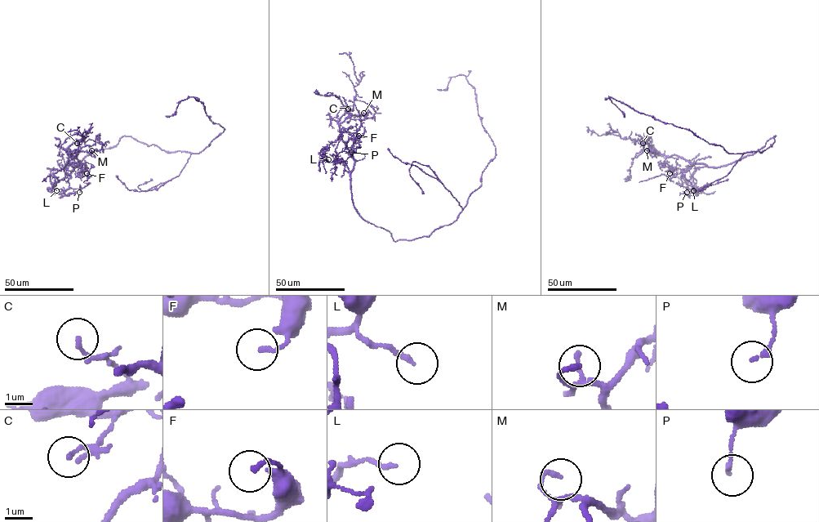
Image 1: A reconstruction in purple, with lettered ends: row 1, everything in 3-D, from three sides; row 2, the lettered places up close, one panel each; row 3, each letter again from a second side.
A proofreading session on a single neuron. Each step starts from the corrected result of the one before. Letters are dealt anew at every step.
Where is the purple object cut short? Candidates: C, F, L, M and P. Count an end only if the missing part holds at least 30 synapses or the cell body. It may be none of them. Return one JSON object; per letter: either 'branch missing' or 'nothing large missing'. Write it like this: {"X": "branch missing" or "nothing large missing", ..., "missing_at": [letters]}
{"C": "nothing large missing", "F": "nothing large missing", "L": "nothing large missing", "M": "nothing large missing", "P": "nothing large missing", "missing_at": []}

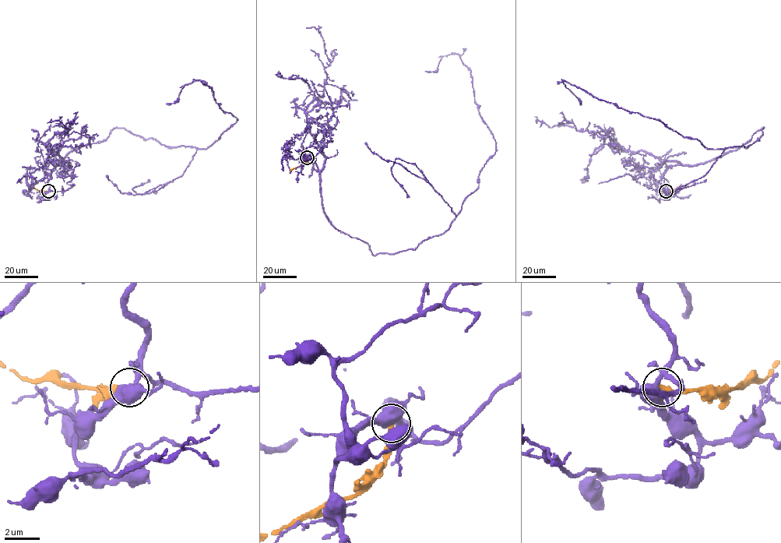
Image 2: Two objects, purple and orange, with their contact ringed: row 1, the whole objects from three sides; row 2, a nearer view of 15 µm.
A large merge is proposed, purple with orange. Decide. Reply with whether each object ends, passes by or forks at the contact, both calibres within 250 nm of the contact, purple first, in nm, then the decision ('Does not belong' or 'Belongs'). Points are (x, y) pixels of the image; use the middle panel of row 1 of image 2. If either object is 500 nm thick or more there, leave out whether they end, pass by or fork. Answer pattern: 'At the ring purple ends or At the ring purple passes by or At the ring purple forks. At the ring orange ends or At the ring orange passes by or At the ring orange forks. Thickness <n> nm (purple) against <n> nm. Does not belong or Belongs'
At the ring purple forks. At the ring orange ends. Thickness 440 nm (purple) against 280 nm. Does not belong

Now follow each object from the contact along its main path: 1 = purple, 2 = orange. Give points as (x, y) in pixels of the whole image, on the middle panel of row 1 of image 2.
1: (307, 156), (329, 222), (374, 255), (443, 234), (478, 187), (495, 141), (459, 55), (425, 71)
2: (307, 156), (303, 164), (290, 171)

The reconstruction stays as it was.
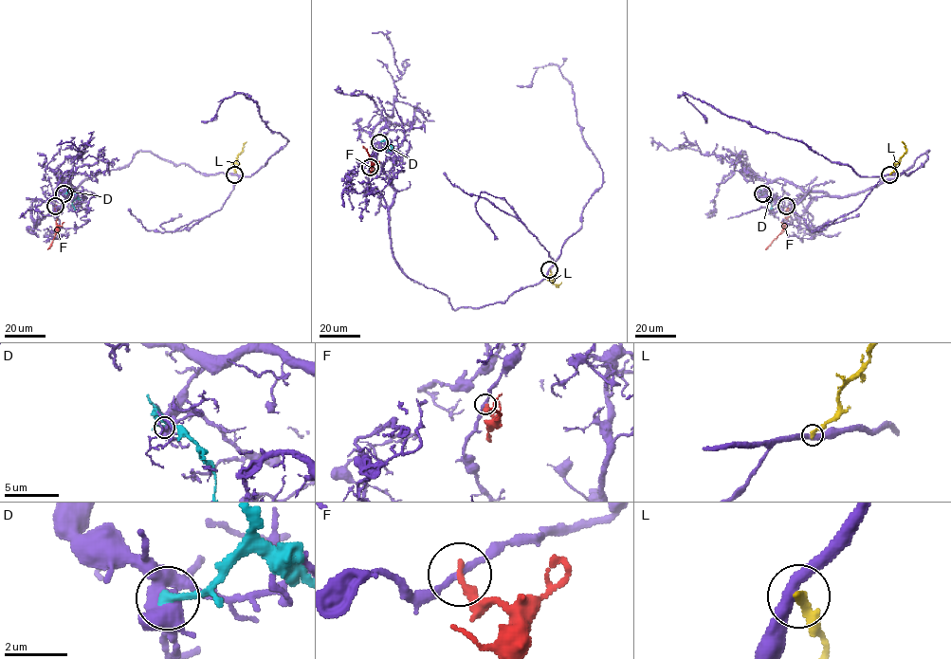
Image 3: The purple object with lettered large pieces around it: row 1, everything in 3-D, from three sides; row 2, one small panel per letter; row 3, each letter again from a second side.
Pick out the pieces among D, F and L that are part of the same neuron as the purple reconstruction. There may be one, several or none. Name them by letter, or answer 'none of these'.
none of these

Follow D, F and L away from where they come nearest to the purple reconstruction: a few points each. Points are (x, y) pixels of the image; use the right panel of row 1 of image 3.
D: (761, 193), (760, 191), (771, 201), (770, 210)
F: (786, 207), (789, 213), (784, 229), (765, 249)
L: (889, 174), (905, 152), (902, 141)

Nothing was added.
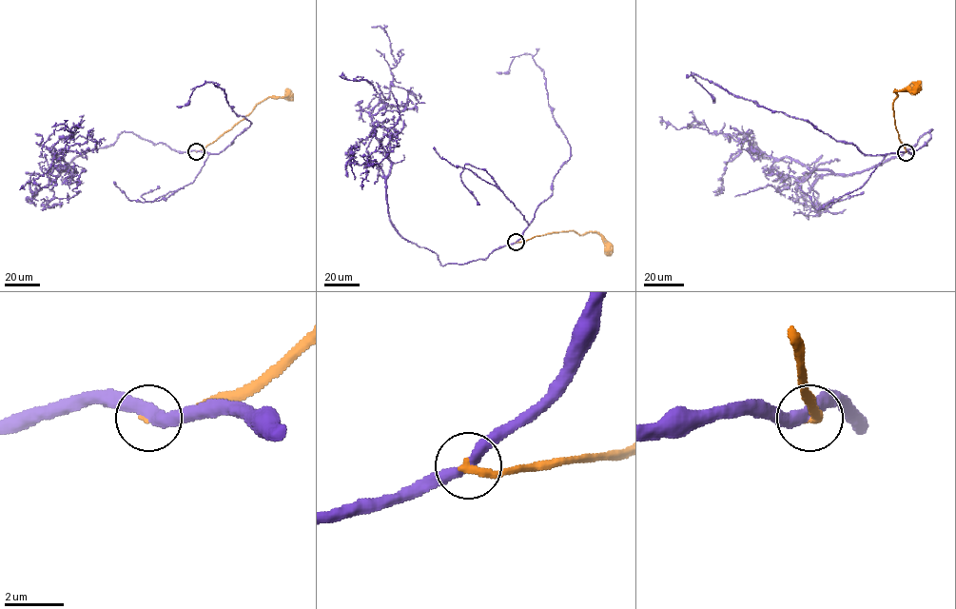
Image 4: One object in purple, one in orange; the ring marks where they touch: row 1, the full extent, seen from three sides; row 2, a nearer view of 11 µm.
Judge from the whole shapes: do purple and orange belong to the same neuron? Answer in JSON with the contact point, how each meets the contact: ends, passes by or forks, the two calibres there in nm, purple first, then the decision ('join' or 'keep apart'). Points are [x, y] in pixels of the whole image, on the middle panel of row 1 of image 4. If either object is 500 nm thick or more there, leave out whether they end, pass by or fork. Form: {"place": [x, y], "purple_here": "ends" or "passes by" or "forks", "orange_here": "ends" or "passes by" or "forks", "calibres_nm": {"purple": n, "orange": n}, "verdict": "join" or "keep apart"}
{"place": [516, 242], "purple_here": "passes by", "orange_here": "ends", "calibres_nm": {"purple": 400, "orange": 280}, "verdict": "keep apart"}

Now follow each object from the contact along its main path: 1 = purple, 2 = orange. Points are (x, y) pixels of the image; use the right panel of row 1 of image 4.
1: (906, 152), (932, 129), (898, 156), (848, 174), (765, 156), (742, 134), (662, 124)
2: (906, 152), (896, 129), (893, 101), (897, 95), (894, 90), (912, 87)

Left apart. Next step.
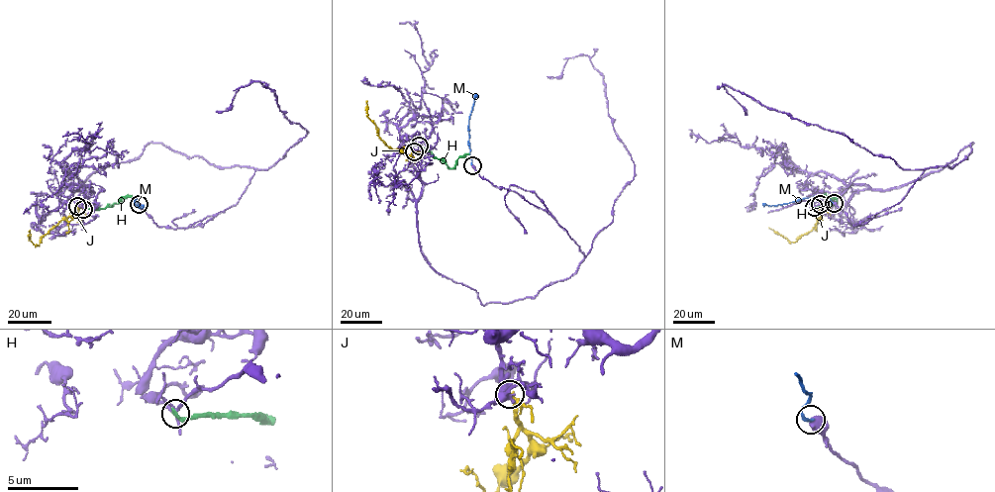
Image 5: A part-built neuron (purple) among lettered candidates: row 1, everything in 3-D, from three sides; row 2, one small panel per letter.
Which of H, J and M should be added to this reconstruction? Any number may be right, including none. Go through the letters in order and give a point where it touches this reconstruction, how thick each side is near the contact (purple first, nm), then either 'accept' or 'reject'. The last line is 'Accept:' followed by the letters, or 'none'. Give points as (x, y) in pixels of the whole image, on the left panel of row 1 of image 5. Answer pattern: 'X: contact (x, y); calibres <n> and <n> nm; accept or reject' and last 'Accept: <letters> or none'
H: contact (83, 209); calibres 190 and 340 nm; reject
J: contact (77, 206); calibres 360 and 260 nm; accept
M: contact (139, 204); calibres 550 and 260 nm; accept
Accept: J, M

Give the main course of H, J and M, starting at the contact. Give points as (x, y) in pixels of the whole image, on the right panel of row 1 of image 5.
H: (814, 207), (824, 208), (837, 202), (836, 198), (822, 197)
J: (820, 204), (823, 213), (817, 224), (794, 243), (768, 227)
M: (834, 203), (824, 196), (775, 206), (762, 204)

